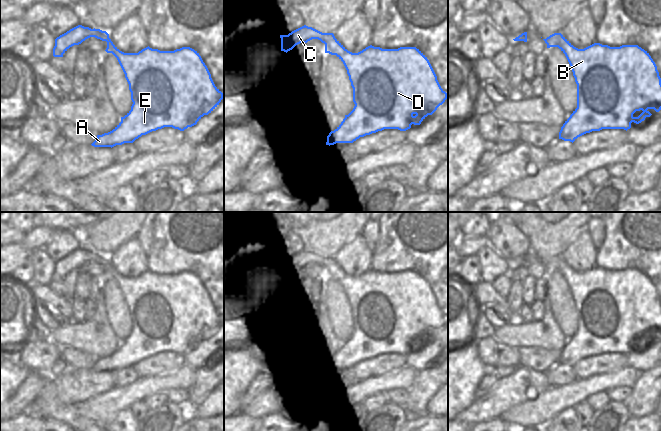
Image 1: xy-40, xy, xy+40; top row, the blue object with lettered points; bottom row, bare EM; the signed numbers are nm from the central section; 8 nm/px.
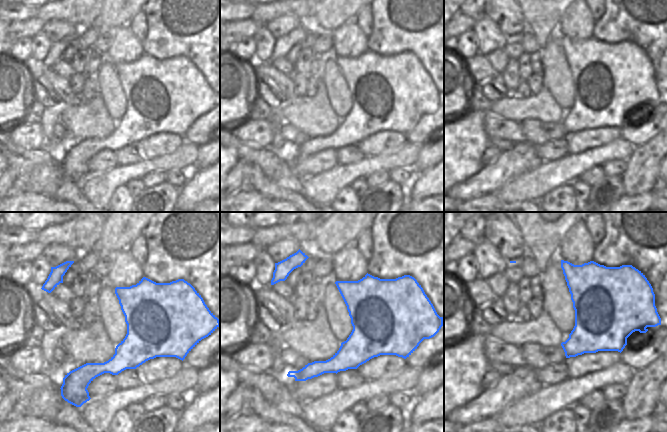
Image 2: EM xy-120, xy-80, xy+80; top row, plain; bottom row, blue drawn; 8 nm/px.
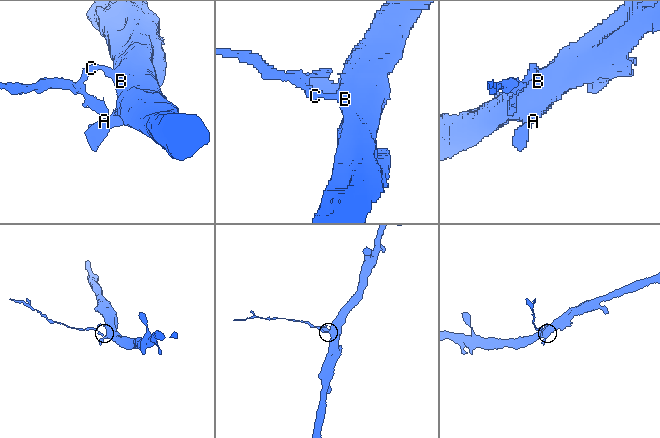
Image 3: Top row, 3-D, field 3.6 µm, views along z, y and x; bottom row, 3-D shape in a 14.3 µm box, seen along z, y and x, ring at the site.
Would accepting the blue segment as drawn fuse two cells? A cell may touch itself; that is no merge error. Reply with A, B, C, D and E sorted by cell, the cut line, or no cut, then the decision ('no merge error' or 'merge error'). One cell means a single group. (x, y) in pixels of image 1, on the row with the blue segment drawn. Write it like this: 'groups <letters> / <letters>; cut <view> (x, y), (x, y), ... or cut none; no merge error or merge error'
groups A B D E / C; cut xy-40 (106, 32), (95, 37); merge error

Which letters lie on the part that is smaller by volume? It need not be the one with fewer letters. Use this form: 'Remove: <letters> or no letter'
Remove: C

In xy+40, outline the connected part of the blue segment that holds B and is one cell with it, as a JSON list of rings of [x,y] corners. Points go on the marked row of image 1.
[[[554,33],[543,39],[547,48],[558,47],[566,56],[577,84],[577,108],[565,121],[559,132],[559,139],[574,142],[578,137],[602,129],[631,128],[631,123],[641,123],[652,114],[648,111],[661,110],[661,78],[657,66],[649,53],[638,45],[610,47],[594,43],[584,49],[574,47],[561,33]]]

